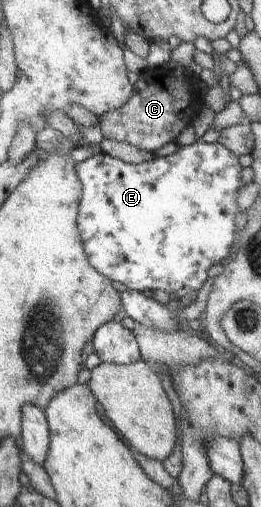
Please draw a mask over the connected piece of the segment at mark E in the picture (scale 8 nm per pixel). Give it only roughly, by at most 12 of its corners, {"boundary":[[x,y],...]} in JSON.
{"boundary":[[222,144],[76,163],[88,263],[128,289],[201,290],[234,251]]}

